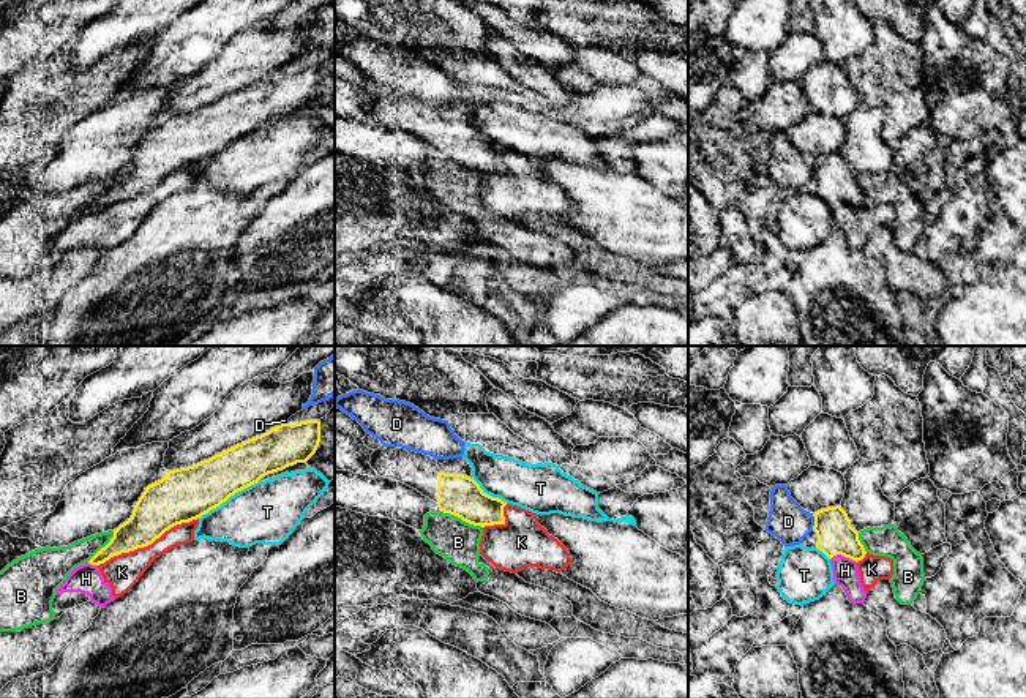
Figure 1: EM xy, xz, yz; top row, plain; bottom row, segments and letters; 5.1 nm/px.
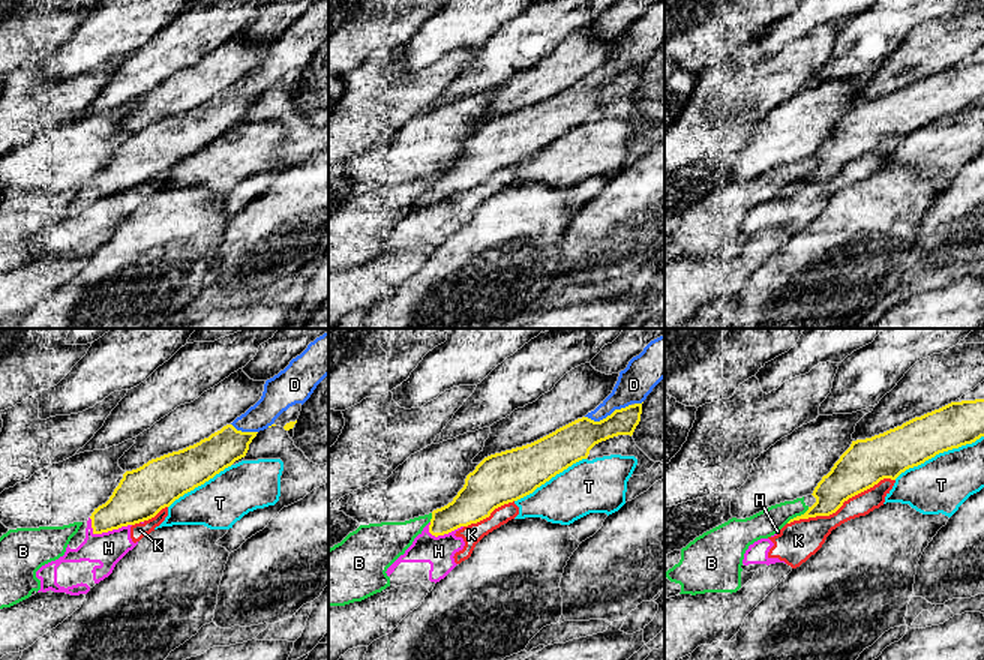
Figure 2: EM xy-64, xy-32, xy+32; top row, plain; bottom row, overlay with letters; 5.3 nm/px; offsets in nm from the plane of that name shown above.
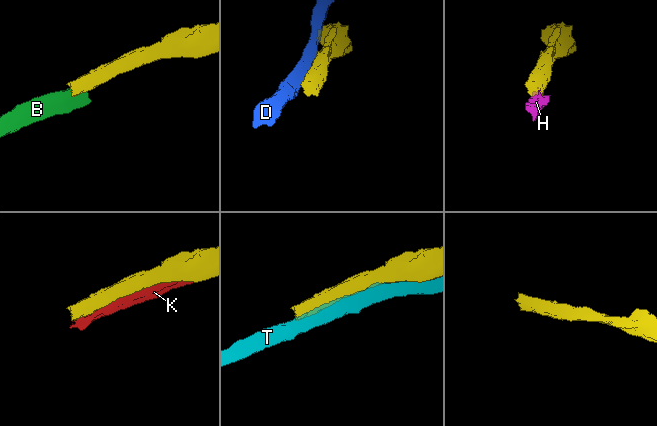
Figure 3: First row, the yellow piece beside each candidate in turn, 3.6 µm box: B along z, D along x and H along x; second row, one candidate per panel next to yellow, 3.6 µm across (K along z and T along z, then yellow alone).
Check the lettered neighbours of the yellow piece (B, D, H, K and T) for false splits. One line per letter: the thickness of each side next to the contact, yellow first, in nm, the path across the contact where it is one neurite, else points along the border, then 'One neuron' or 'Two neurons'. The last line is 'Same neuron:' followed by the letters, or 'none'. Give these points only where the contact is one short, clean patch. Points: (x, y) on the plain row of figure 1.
B: Thickness 220 nm (yellow) against 220 nm. Boundary: xz (441, 157), (482, 172). Two neurons
D: Thickness 190 nm (yellow) against 200 nm. Two neurons
H: Thickness 190 nm (yellow) against 130 nm. Boundary: yz (831, 204), (843, 201), (856, 209). Two neurons
K: Thickness 240 nm (yellow) against 180 nm. Two neurons
T: Thickness 280 nm (yellow) against 320 nm. Two neurons
Same neuron: none

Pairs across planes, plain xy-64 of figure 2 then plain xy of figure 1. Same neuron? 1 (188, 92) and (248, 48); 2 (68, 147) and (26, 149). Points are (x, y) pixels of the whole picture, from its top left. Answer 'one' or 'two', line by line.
1: one
2: two

